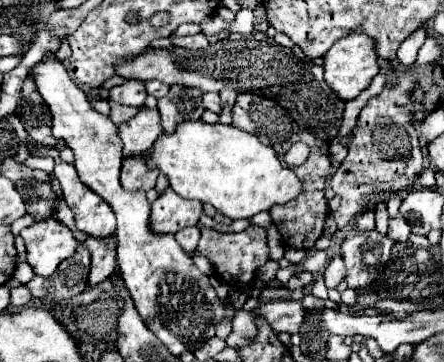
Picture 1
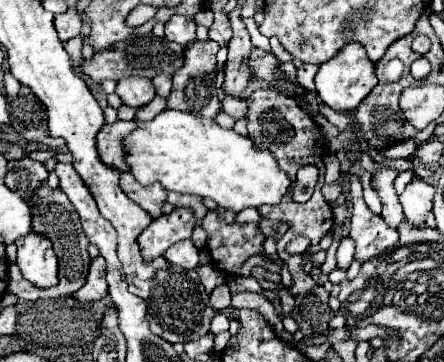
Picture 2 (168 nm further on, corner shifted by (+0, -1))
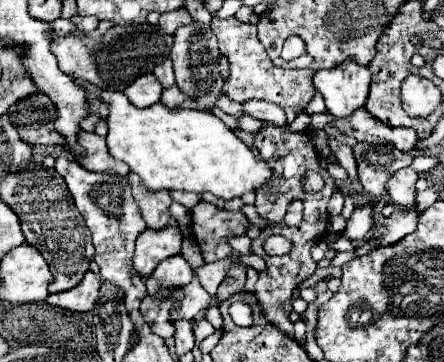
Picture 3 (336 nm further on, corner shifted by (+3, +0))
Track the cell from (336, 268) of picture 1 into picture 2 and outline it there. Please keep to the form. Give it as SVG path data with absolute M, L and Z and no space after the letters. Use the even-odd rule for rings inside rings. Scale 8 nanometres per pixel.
M345 235L337 249L337 267L347 269L353 261L353 255L355 255L355 243L349 239L349 235Z

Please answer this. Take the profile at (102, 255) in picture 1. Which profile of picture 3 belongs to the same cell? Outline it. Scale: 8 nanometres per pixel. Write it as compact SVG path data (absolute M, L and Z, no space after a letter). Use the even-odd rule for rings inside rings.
M88 270L88 274L82 278L82 282L76 288L72 288L68 292L60 292L60 294L50 294L46 298L46 302L50 302L52 306L74 310L74 312L88 312L96 304L100 284L102 284L100 276L94 274L92 270Z

